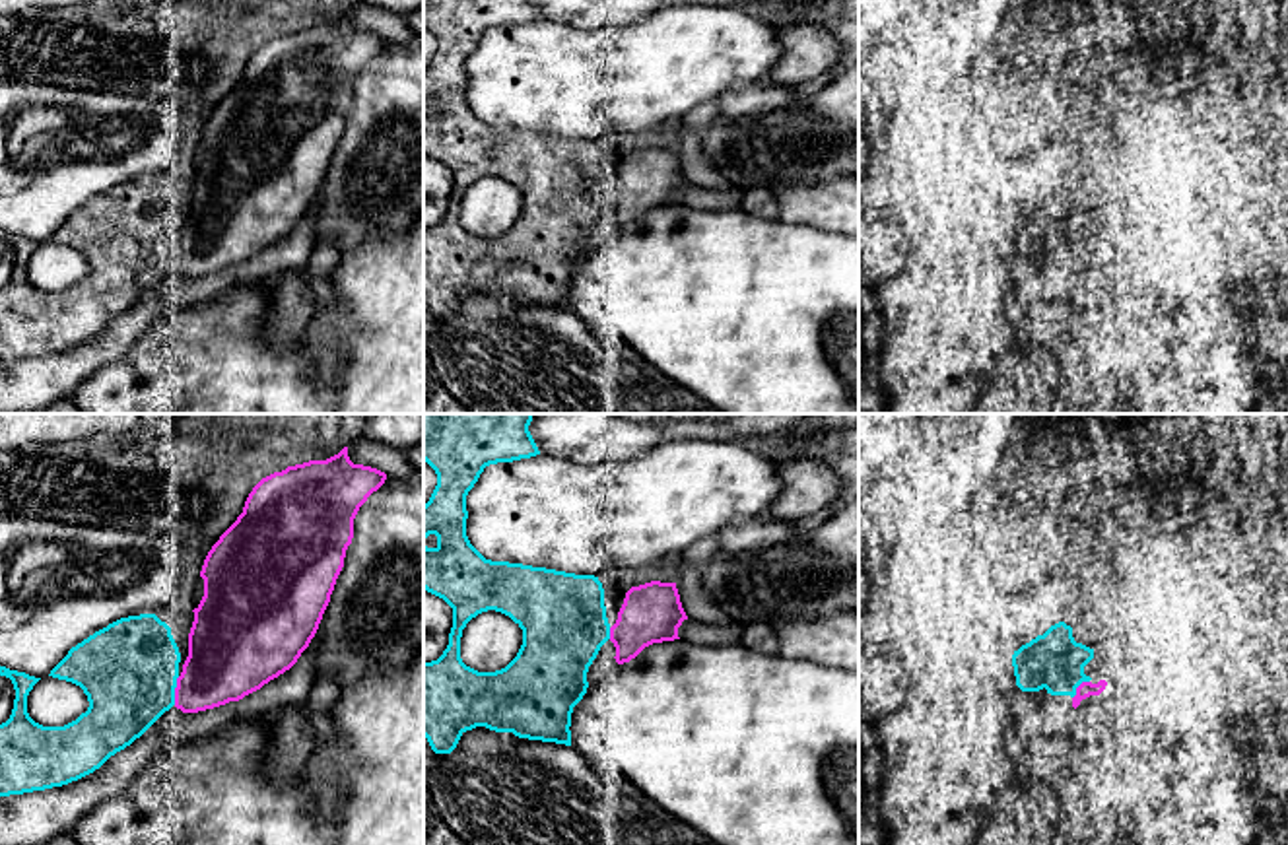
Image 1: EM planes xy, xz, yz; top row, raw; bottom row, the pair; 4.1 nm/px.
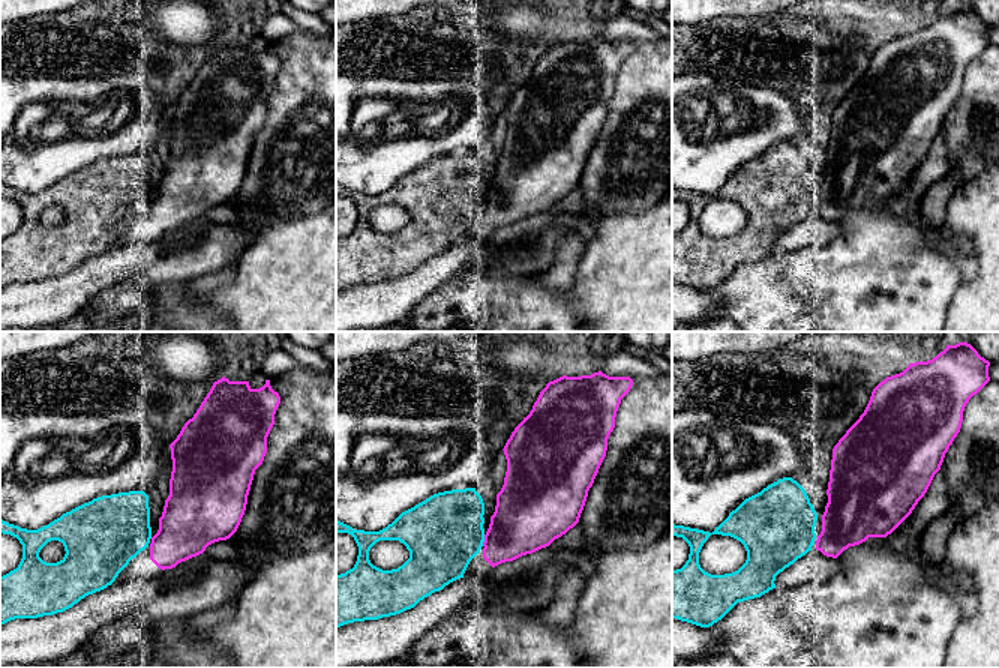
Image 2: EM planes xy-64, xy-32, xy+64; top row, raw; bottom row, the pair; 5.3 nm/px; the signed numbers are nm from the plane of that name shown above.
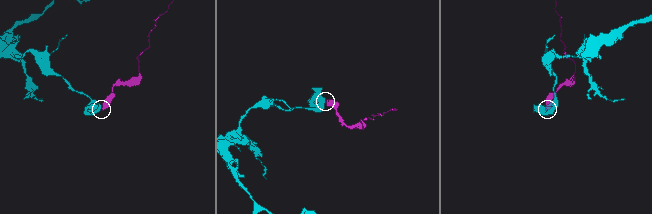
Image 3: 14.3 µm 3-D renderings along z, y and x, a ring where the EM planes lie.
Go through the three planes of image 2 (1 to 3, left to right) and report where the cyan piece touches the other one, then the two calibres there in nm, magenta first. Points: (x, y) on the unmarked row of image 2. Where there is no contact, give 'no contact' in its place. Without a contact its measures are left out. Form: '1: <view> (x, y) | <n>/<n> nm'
1: no contact
2: xy-32 (485, 204) | 340/400 nm
3: no contact

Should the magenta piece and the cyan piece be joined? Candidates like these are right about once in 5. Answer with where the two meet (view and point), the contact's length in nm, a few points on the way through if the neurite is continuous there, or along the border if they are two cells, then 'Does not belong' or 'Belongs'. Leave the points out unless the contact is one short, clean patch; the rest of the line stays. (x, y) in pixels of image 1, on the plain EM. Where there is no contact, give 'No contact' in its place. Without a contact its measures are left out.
Touches magenta at xy (175, 255). Shared border 120 nm. Does not belong

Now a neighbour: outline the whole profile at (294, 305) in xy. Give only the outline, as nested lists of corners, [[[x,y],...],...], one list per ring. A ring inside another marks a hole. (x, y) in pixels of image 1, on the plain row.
[[[317,239],[307,264],[301,270],[288,270],[274,282],[272,315],[268,321],[268,340],[274,346],[289,348],[303,334],[317,313],[317,301],[309,280],[332,274],[342,262],[338,247],[326,239]]]

